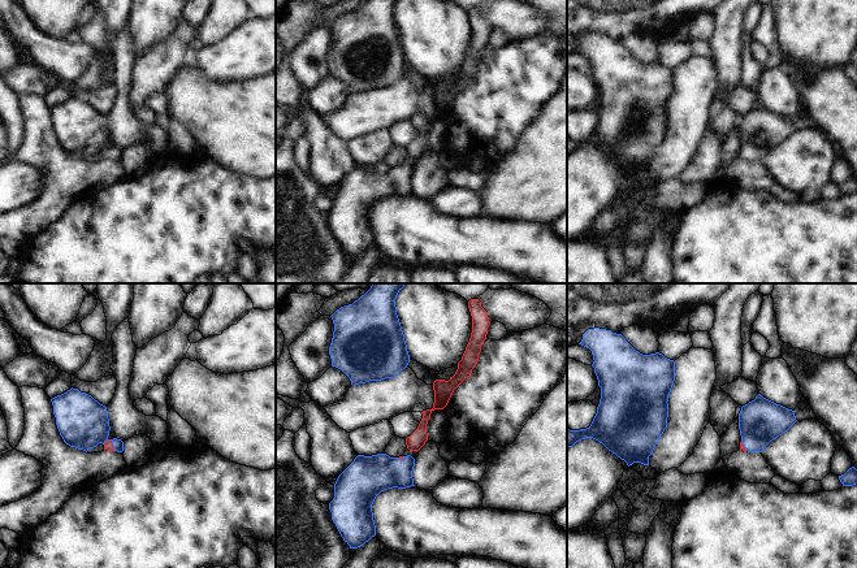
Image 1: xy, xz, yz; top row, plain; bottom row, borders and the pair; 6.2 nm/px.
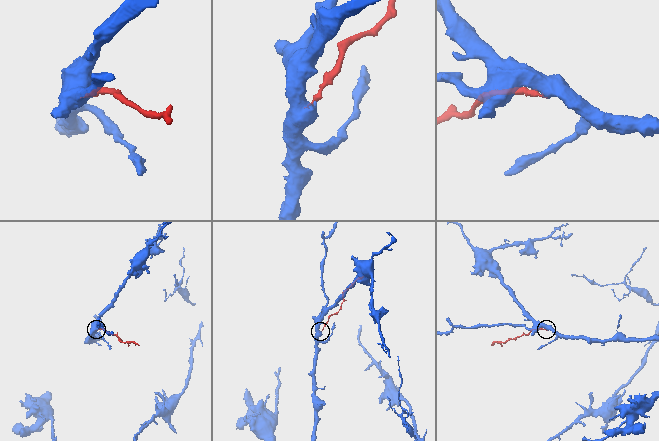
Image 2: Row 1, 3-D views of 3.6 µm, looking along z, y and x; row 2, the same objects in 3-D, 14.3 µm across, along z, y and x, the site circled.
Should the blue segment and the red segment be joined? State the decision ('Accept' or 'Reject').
Accept

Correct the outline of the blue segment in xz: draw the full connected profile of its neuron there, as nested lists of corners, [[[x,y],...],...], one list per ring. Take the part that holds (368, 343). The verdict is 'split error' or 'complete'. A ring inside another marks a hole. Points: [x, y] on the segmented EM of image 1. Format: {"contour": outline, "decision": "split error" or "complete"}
{"contour": [[[373,283],[352,304],[330,317],[334,324],[329,355],[351,385],[394,378],[410,363],[395,299],[406,283]]], "decision": "complete"}

